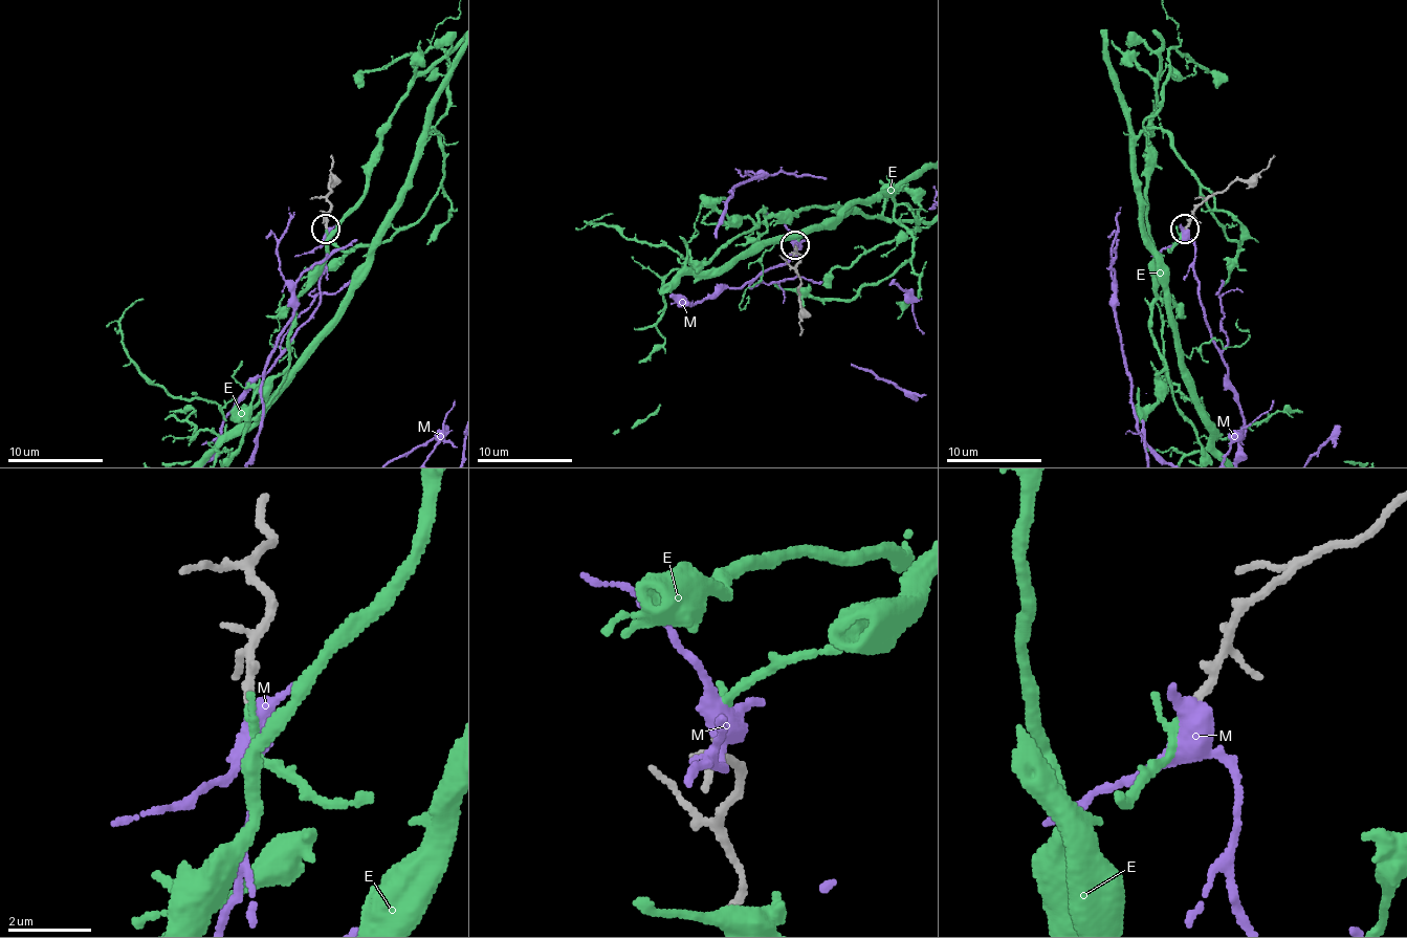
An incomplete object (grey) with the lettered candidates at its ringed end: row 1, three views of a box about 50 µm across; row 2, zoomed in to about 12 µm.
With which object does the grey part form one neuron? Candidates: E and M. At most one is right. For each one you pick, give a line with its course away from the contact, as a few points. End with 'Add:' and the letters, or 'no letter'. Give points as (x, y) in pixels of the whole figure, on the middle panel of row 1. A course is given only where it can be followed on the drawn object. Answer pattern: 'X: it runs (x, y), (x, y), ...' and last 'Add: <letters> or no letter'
Add: E

